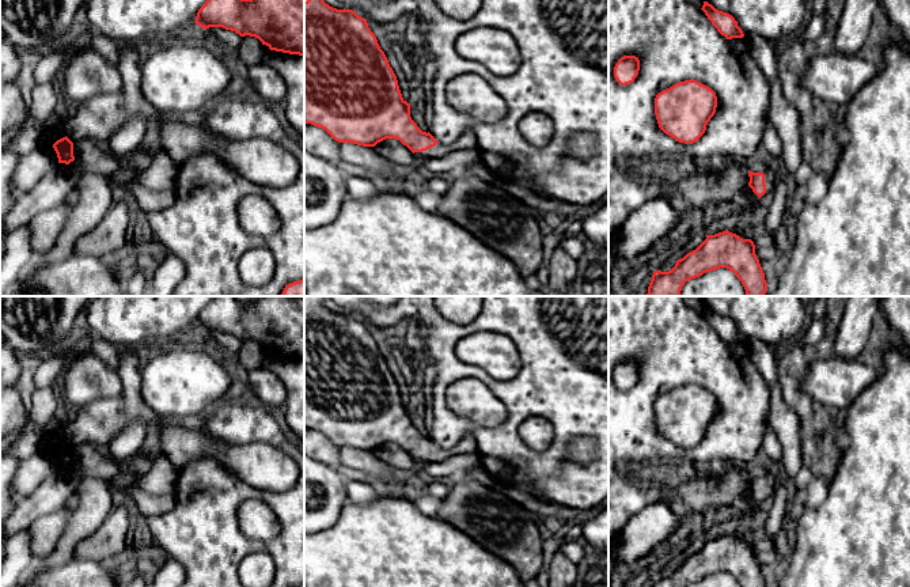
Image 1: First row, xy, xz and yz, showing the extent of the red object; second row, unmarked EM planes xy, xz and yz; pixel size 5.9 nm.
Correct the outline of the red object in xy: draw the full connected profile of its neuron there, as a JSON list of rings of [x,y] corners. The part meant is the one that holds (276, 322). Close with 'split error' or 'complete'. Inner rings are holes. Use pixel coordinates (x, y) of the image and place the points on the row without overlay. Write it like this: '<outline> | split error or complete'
[[[216,296],[198,314],[194,326],[205,334],[223,332],[240,341],[255,341],[270,355],[304,360],[304,296],[257,296],[251,303]]] | complete

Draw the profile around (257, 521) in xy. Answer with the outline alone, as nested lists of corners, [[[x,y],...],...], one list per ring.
[[[259,499],[240,503],[238,522],[242,533],[251,539],[270,541],[281,533],[276,514]]]

